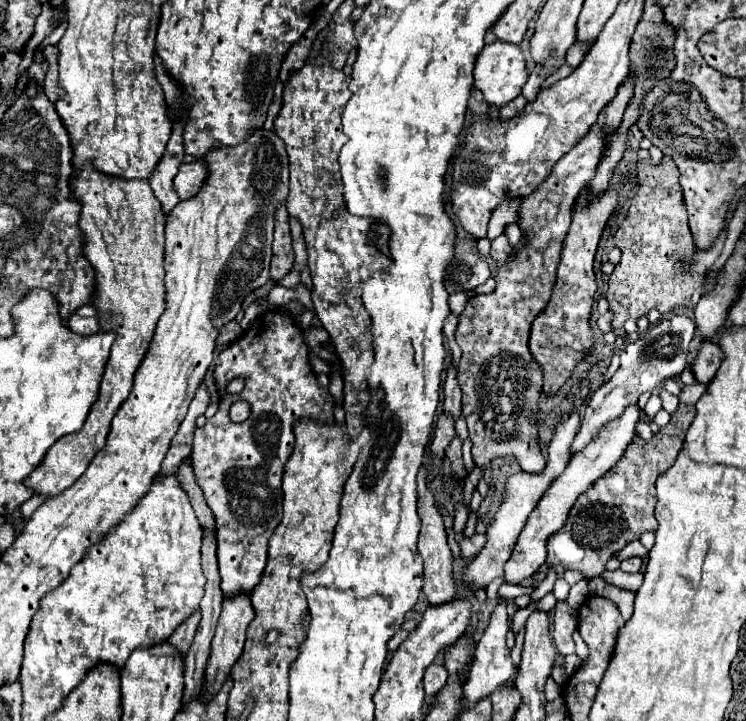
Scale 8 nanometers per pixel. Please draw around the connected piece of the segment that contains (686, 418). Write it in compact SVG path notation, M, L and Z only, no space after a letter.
M679 404L677 412L671 416L671 422L649 442L639 438L637 442L629 444L623 458L577 498L565 526L549 538L547 562L561 564L569 570L579 570L587 578L593 578L605 572L605 562L625 544L639 540L643 532L657 530L655 480L675 464L683 446L683 436L687 434L693 418L695 406Z

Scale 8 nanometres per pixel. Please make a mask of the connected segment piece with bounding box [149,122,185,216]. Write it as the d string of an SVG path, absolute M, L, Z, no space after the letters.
M177 122L173 126L173 134L171 134L171 140L167 144L167 150L153 172L155 176L151 176L151 180L149 180L153 194L157 196L157 200L163 206L165 216L175 208L175 204L179 204L179 196L173 192L173 178L175 178L177 168L179 168L183 154L185 154L183 144L181 144L181 132L183 132L181 126L183 126L181 122Z

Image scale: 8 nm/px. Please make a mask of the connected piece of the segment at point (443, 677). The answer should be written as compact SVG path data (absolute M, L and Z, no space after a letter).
M433 662L431 666L427 666L425 676L423 676L423 684L425 684L425 694L435 696L447 684L447 670L443 668L443 664Z

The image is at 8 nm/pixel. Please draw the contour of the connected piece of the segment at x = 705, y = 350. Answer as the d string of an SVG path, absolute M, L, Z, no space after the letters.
M715 342L703 344L703 348L699 350L699 356L693 362L693 374L695 374L697 382L709 384L713 380L715 372L719 370L721 362L723 362L723 350Z

